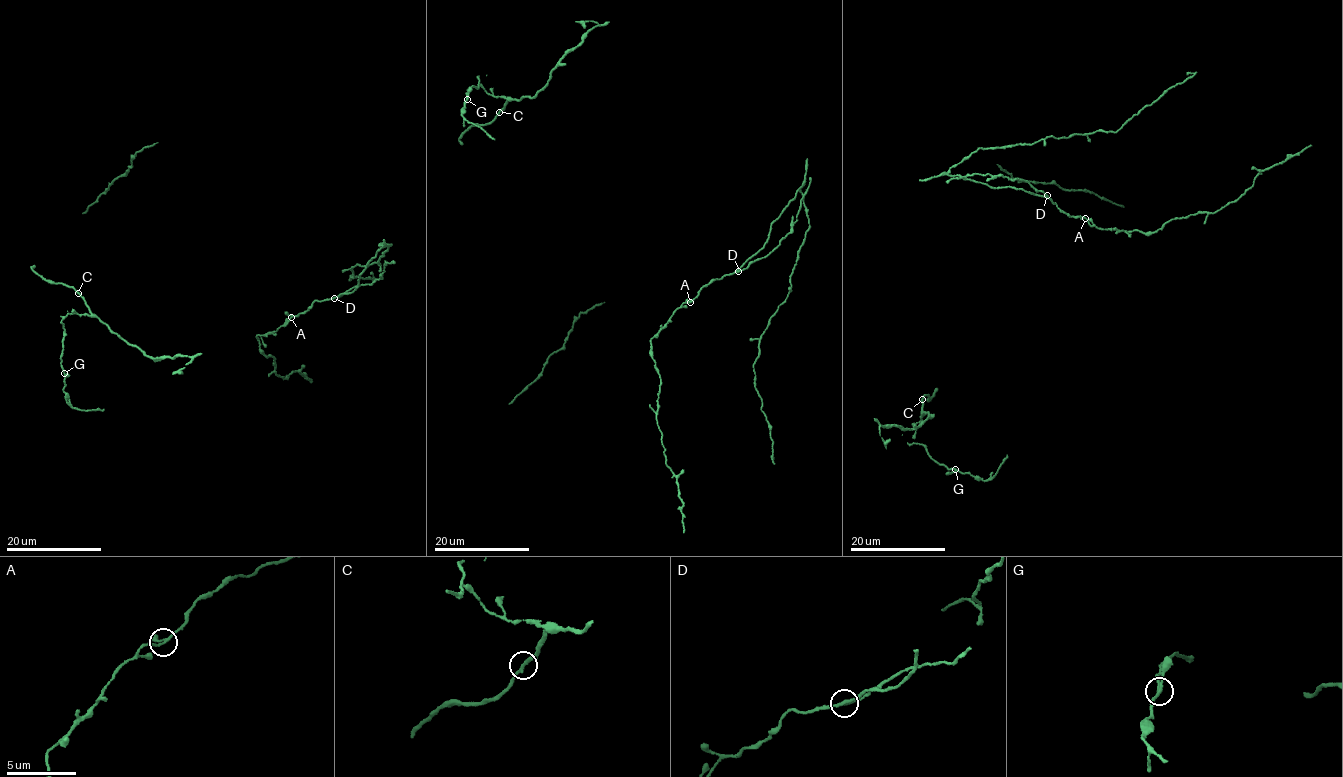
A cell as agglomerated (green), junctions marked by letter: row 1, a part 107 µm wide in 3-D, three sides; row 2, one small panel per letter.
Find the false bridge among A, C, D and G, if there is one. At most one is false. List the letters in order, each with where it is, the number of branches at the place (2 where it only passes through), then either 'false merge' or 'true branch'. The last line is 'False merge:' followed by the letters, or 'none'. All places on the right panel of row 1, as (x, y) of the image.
A: at (1085, 218); 3 branches meet; true branch
C: at (922, 399); 2 branches meet; true branch
D: at (1047, 195); 3 branches meet; false merge
G: at (955, 469); 3 branches meet; true branch
False merge: D

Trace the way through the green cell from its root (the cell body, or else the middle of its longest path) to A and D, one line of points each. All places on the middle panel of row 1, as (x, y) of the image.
A: (784, 207), (771, 225), (765, 245), (735, 272), (704, 286), (690, 302)
D: (784, 207), (771, 225), (768, 242), (738, 271)

